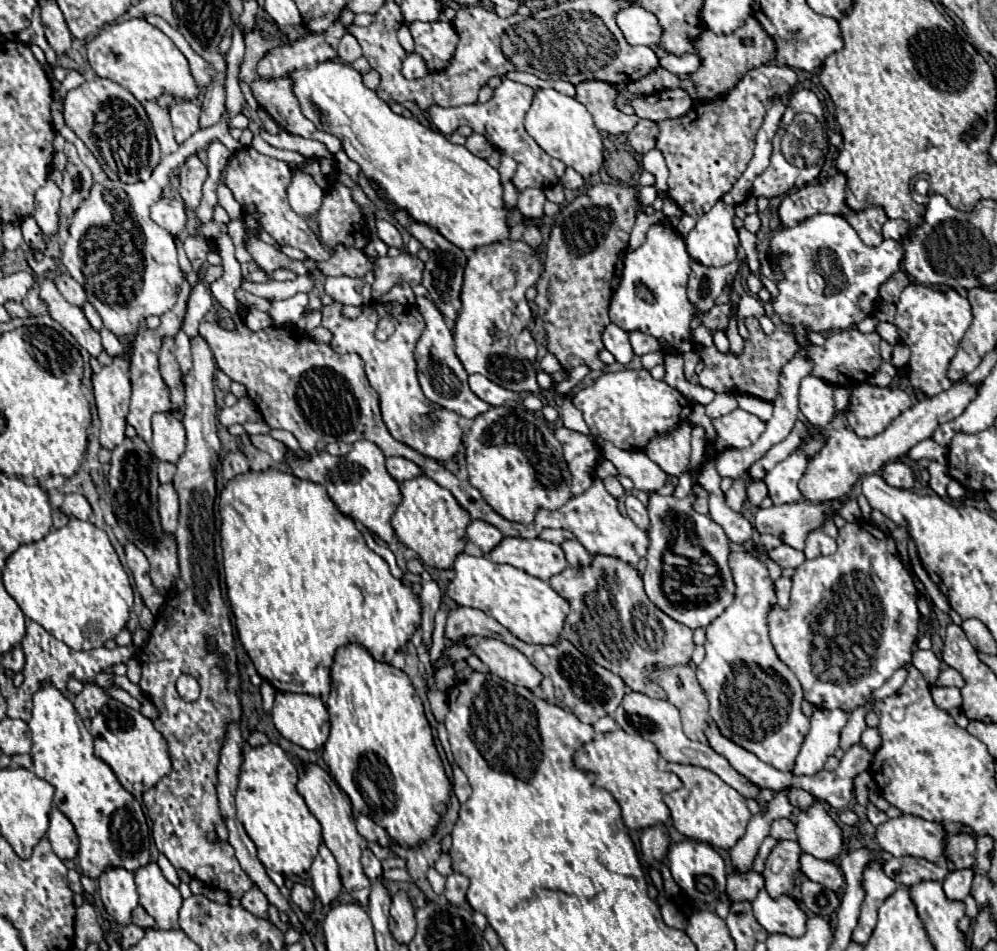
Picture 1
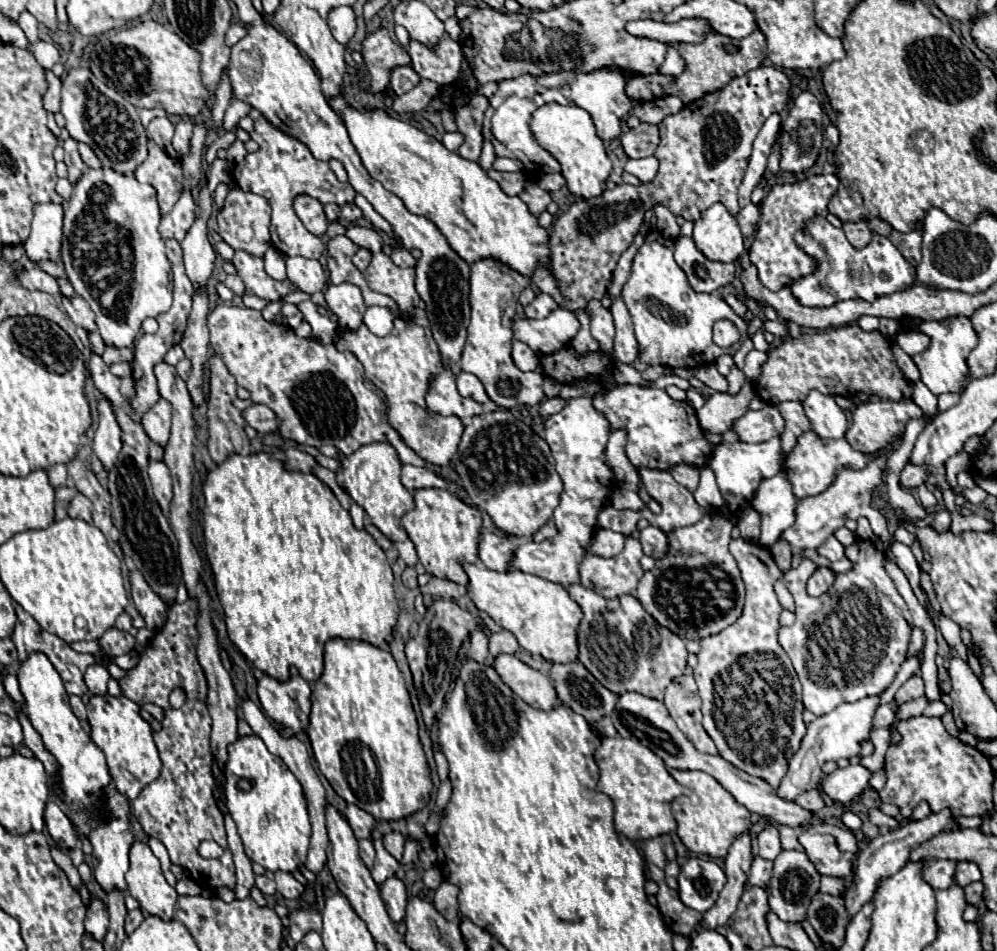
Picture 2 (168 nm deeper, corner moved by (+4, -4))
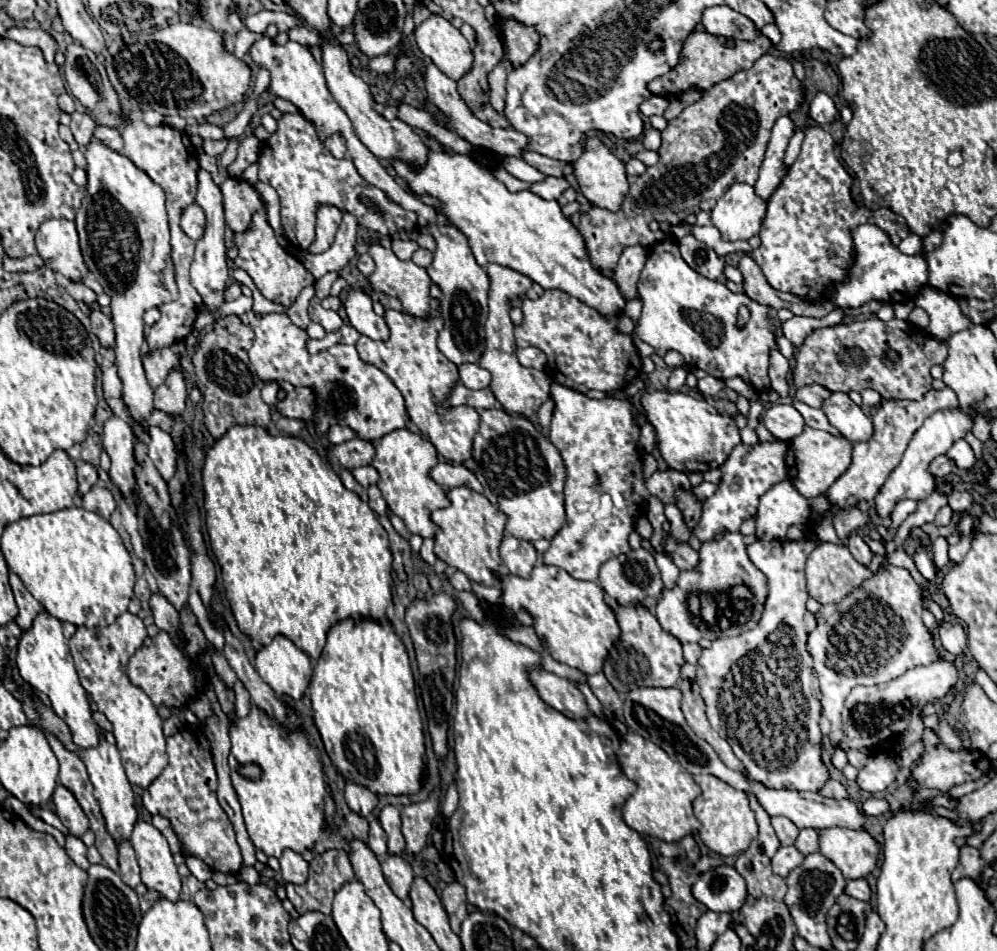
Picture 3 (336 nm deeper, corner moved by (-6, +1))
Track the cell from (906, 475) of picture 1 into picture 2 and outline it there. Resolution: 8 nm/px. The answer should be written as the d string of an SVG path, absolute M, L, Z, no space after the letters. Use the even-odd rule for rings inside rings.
M906 464L900 474L900 484L904 488L916 488L926 480L928 480L928 472L922 466L914 466L914 464Z

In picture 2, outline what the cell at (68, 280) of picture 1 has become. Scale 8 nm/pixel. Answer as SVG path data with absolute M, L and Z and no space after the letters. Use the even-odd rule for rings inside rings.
M62 298L62 306L66 314L72 318L72 322L86 332L96 332L96 322L94 322L94 312L82 298Z

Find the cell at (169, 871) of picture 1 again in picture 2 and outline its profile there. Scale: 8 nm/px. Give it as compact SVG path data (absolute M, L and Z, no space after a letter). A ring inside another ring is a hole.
M150 838L150 840L148 840L148 846L152 848L154 856L160 860L162 870L170 870L170 858L168 858L168 852L166 852L164 844L162 844L160 840L156 840L156 838Z

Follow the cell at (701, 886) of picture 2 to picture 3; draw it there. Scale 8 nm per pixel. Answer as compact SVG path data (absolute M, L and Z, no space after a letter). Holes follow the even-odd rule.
M720 865L698 875L692 895L710 911L738 911L746 899L746 883L734 867Z

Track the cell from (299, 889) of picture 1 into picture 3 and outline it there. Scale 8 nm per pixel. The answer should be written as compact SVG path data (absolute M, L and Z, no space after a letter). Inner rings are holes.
M286 849L280 857L280 865L280 873L286 883L304 883L304 879L308 879L308 863L302 859L302 855Z

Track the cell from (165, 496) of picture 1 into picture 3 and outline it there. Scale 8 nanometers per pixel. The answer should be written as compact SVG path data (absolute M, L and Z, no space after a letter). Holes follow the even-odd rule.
M150 427L150 445L148 445L148 457L160 471L162 479L168 481L172 475L176 475L176 445L172 443L172 437L164 433L158 427Z

